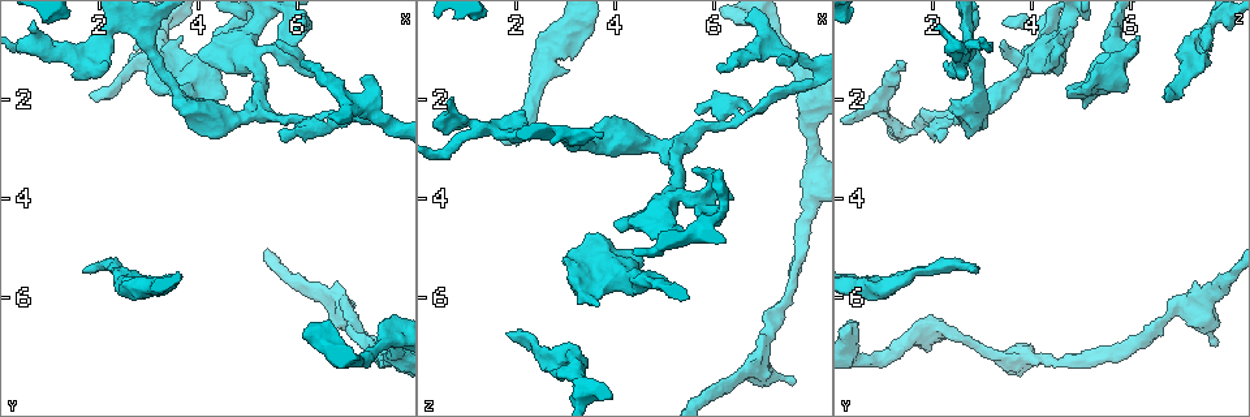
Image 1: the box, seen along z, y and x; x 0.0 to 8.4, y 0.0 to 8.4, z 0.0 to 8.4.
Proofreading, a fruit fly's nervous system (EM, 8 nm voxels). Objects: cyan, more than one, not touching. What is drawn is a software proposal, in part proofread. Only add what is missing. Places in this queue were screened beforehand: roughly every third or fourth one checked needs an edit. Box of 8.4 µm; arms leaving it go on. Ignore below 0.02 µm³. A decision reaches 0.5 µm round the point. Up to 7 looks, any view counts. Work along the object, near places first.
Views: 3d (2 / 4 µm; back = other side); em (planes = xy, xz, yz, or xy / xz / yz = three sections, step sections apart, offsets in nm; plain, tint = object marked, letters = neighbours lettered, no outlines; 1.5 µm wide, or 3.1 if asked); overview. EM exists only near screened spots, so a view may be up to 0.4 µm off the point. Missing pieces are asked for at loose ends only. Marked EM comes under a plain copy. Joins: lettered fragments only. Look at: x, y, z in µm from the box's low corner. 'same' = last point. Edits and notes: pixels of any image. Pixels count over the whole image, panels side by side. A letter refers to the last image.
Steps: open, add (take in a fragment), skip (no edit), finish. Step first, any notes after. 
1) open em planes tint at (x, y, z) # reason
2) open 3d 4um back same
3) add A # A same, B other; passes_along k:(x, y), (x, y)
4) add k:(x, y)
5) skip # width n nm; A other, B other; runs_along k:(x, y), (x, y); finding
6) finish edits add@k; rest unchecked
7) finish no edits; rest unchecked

open 3d 4um at (6.15, 1.20, 1.30)

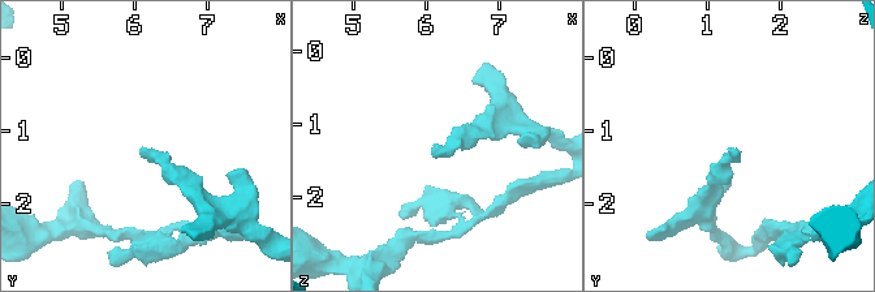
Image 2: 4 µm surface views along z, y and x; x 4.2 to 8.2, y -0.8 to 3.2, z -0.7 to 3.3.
open em planes letters at (6.15, 1.20, 1.25)

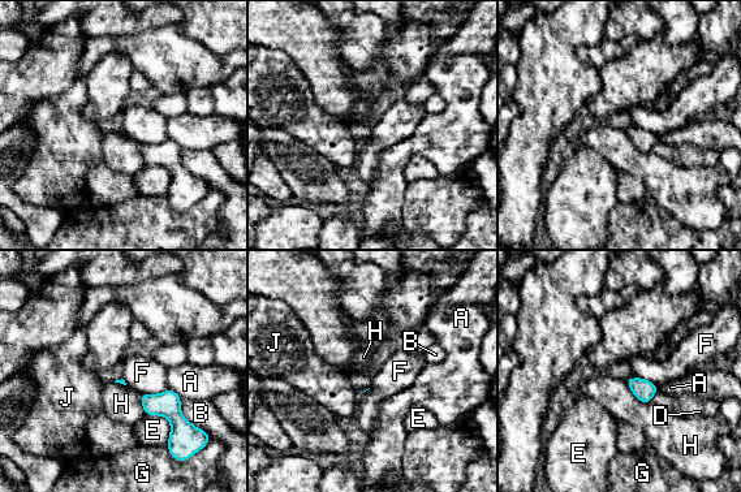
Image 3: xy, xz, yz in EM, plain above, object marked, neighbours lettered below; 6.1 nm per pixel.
skip # A other, B other, D other, E other, F other, G other, H other, J other; border 3:(168, 388), (156, 393), (141, 393); no lettered fragment goes on from it

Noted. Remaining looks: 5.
open em planes letters at (3.55, 5.65, 0.60) # stops while still wide

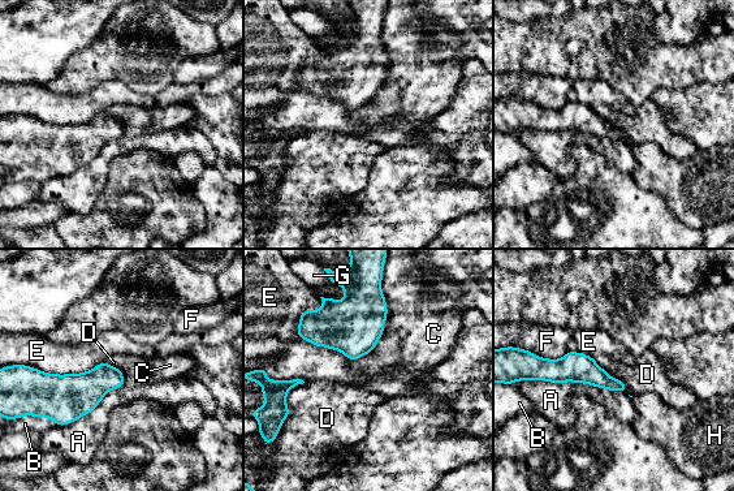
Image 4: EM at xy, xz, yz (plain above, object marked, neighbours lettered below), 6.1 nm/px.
skip # longest_contact A 500 nm; A other, B other, C other, D other, E other, F other, G other, H other; none of them fits

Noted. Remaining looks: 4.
open em yz step 4 tint at (1.65, 5.40, 2.80) # branch stops here

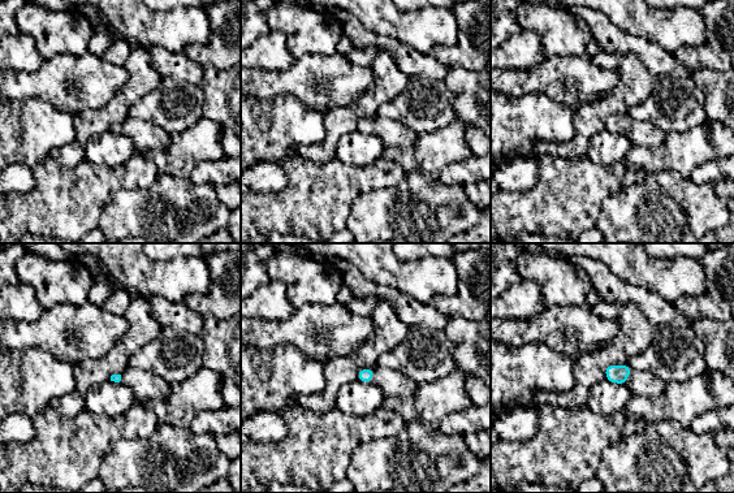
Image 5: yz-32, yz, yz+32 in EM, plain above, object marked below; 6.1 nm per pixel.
open em planes letters same

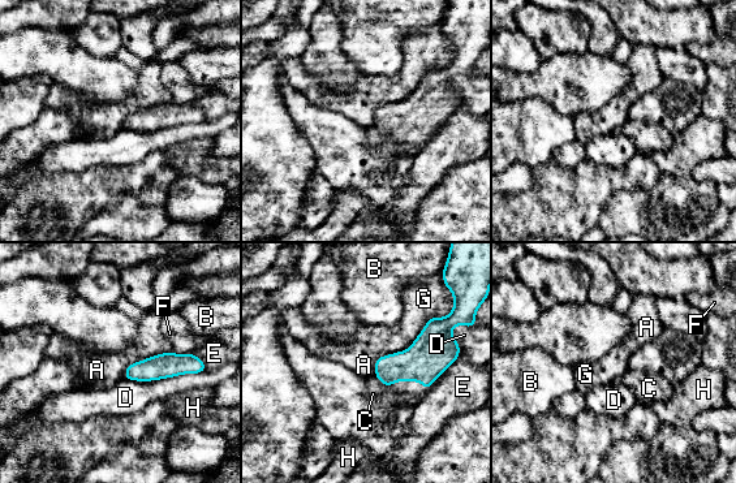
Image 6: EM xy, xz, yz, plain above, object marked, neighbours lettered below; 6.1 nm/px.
add C # A other, B other, C same, D other, E other, F other, G other, H other; passes_along 6:(416, 363), (379, 380), (374, 386); it goes on there

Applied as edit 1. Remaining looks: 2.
finish edits add@6; rest unchecked

